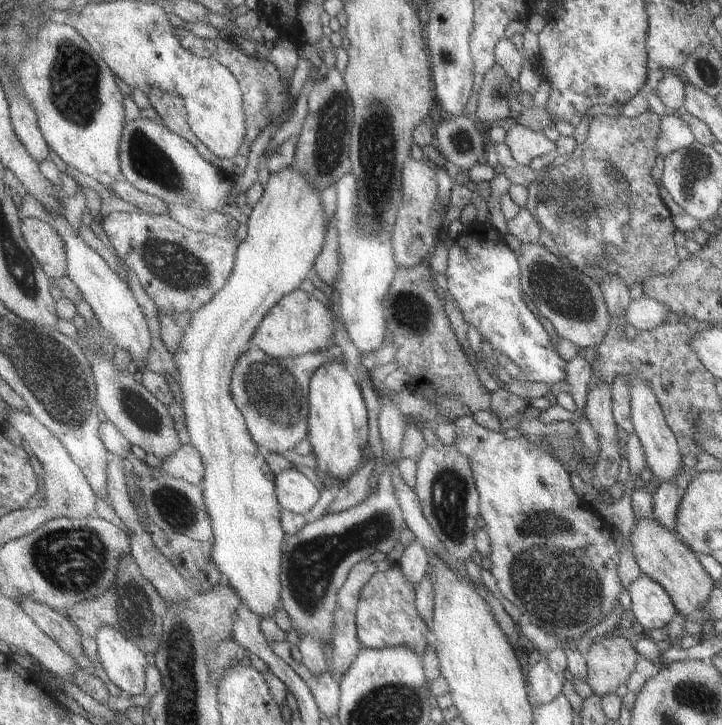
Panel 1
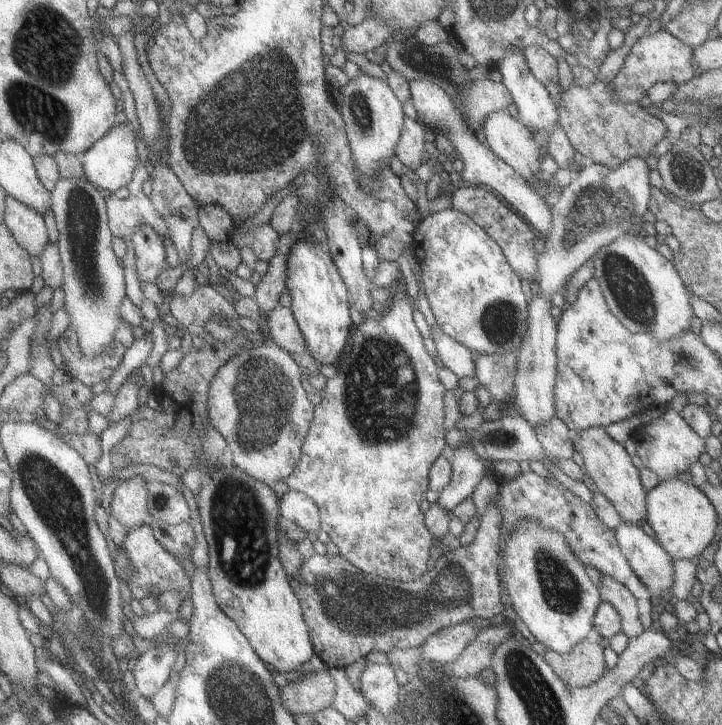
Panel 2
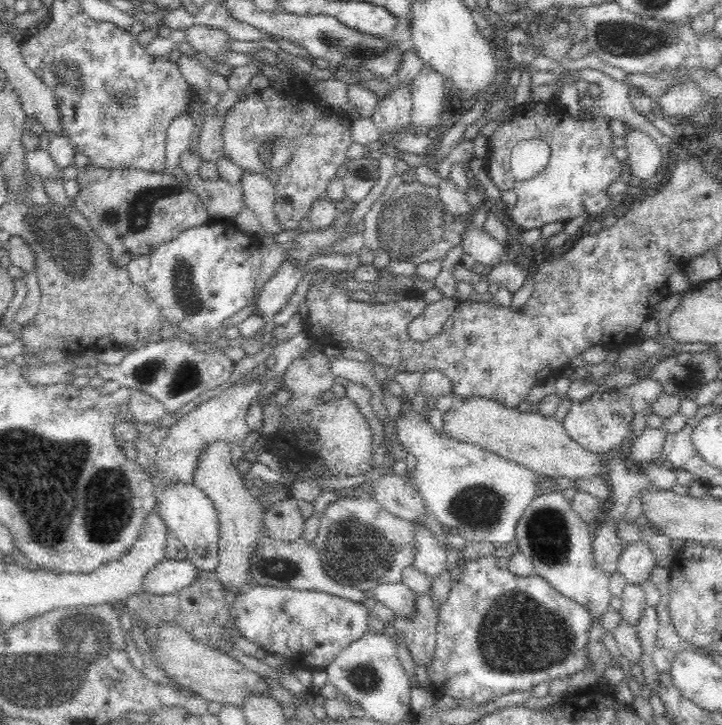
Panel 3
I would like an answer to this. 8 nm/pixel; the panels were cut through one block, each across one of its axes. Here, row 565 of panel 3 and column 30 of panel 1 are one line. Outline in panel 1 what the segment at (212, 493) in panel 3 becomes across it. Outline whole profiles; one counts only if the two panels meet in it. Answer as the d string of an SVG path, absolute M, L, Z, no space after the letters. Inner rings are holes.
M39 218L22 219L22 231L29 248L52 280L68 274L65 240L47 222Z

